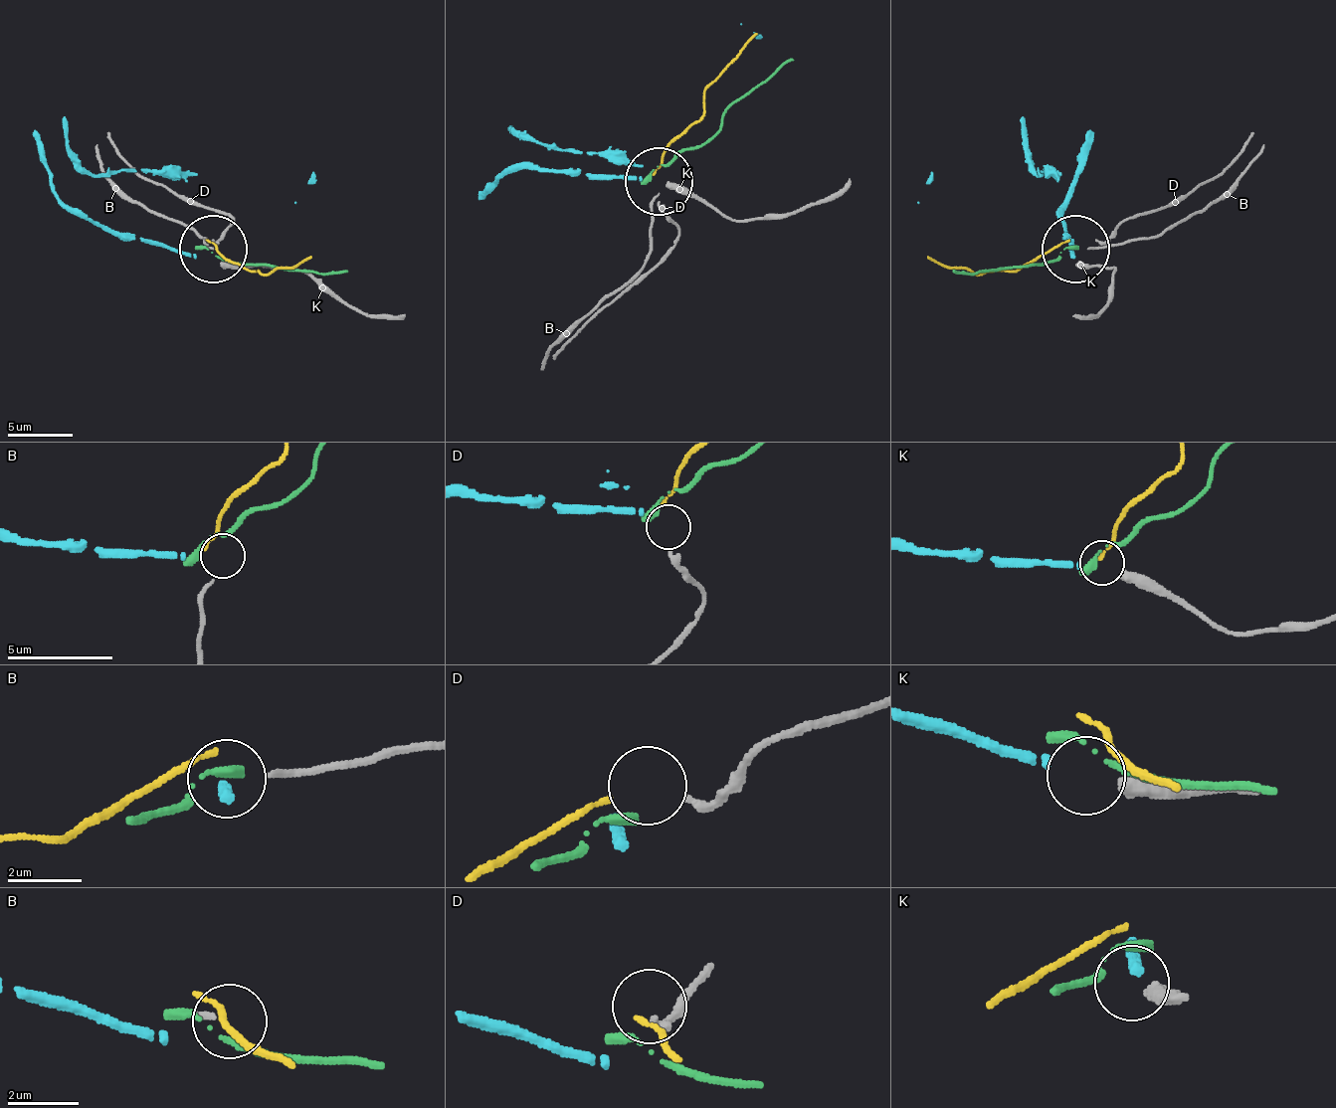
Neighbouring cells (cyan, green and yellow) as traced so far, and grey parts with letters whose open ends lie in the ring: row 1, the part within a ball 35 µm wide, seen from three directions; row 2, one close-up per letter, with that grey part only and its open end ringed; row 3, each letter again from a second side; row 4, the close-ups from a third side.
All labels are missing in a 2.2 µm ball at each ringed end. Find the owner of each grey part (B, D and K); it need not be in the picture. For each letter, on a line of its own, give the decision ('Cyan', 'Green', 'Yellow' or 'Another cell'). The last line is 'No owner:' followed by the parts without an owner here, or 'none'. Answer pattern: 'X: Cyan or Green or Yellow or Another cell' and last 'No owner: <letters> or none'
B: Another cell
D: Yellow
K: Cyan
No owner: B

